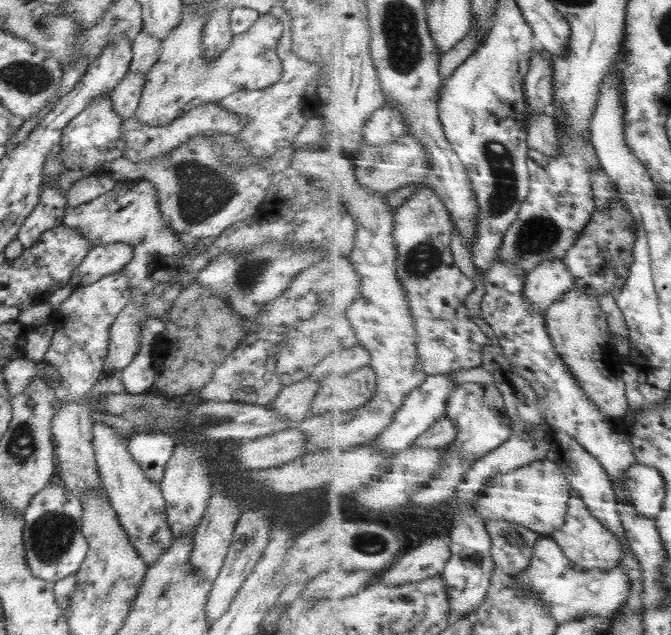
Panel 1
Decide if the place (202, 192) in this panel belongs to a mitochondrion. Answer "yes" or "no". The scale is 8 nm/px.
yes

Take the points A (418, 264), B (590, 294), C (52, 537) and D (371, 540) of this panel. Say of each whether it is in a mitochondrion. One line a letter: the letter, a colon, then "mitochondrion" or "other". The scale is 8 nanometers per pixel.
A: mitochondrion
B: other
C: mitochondrion
D: mitochondrion

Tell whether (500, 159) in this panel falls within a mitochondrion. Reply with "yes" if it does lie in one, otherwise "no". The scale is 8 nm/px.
yes

